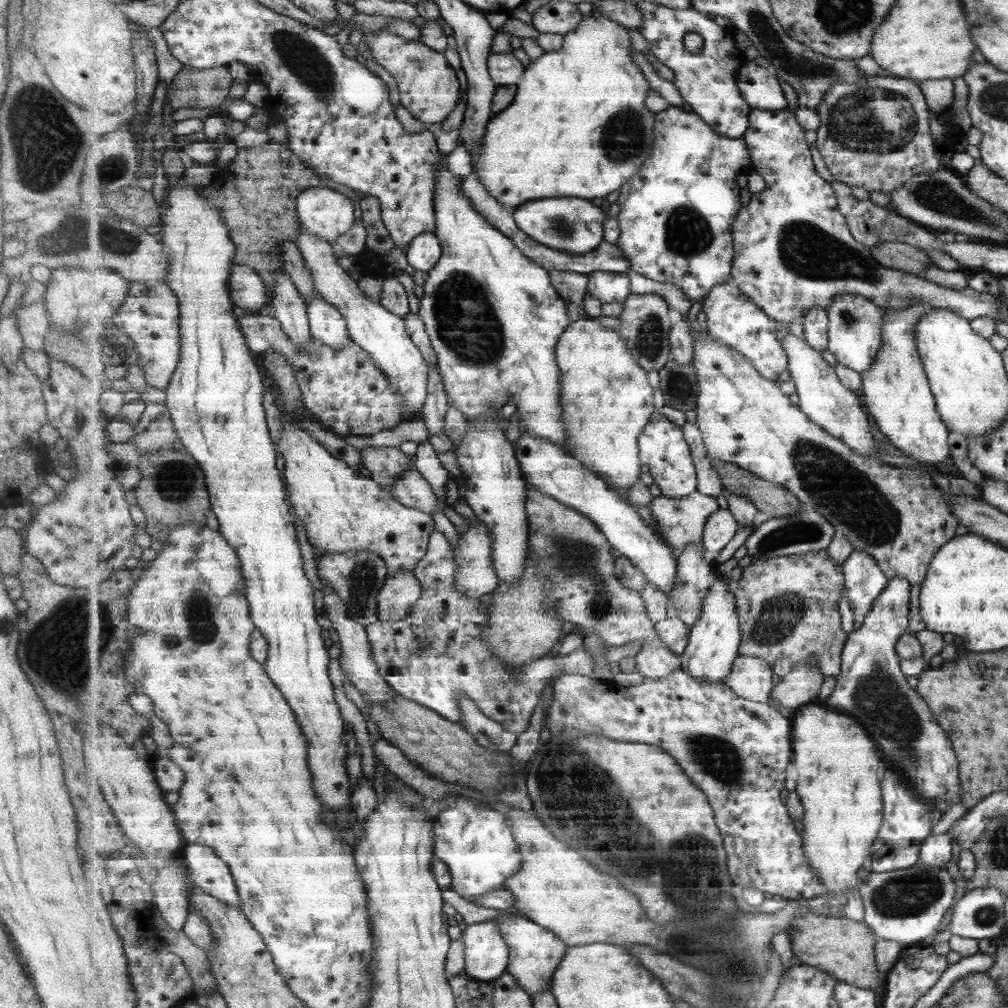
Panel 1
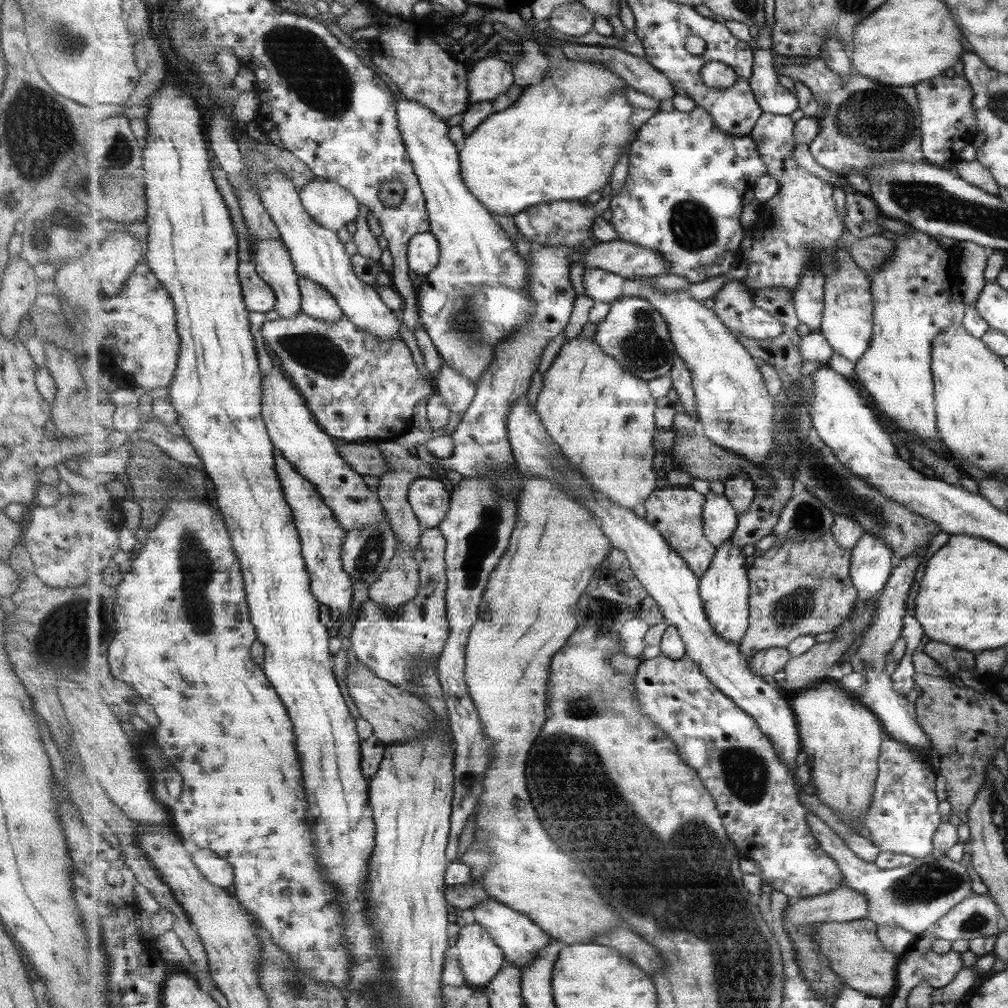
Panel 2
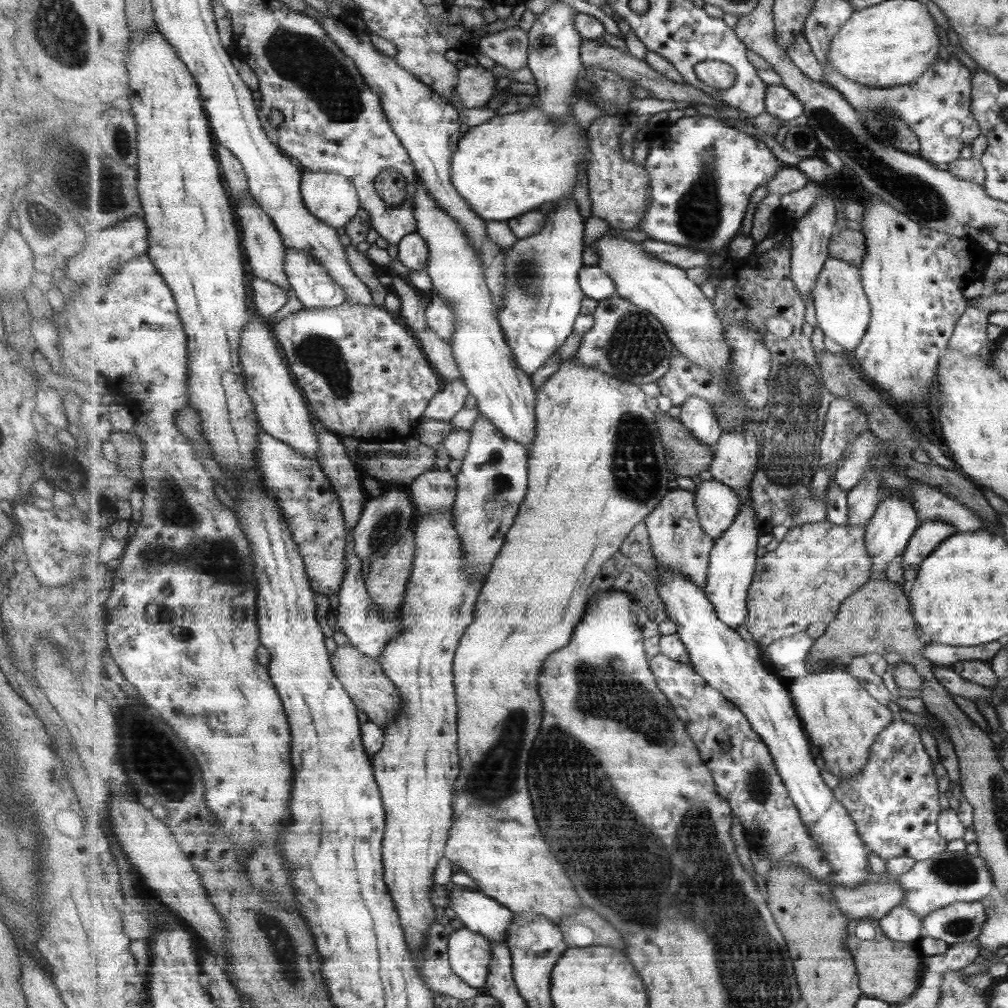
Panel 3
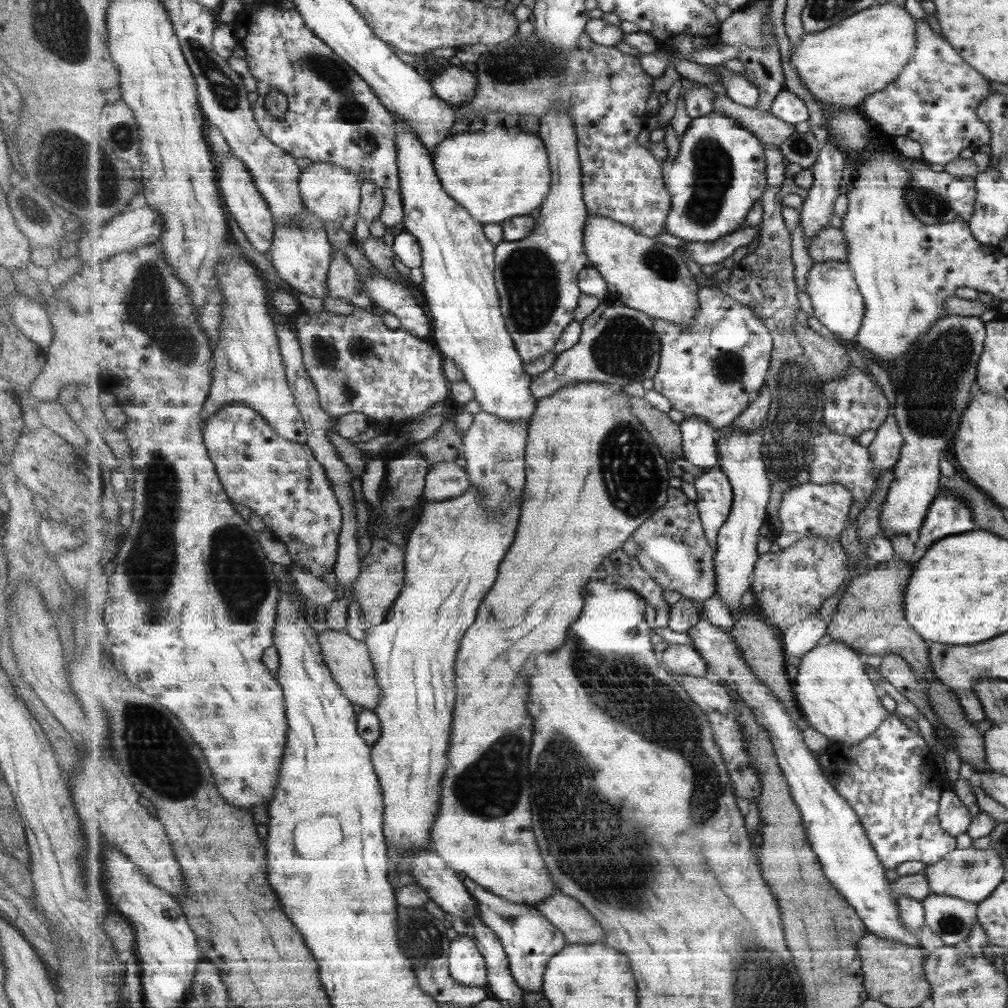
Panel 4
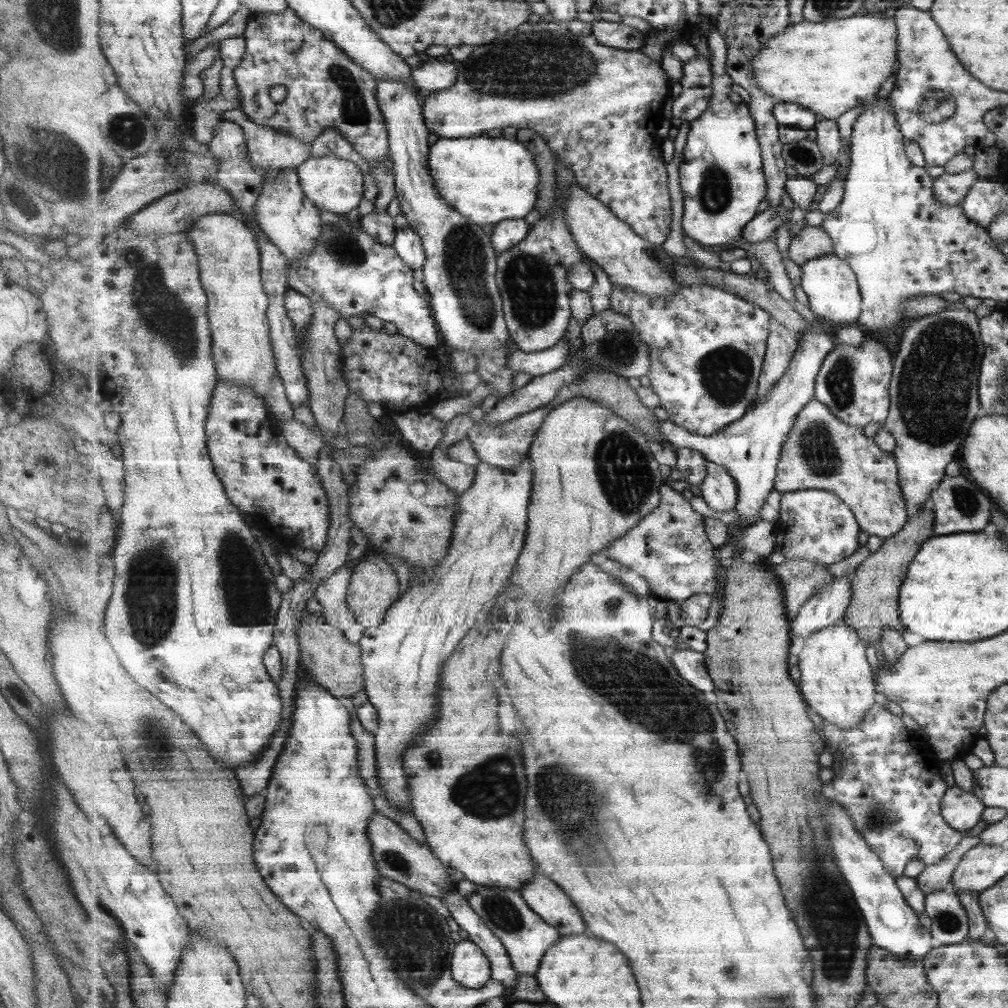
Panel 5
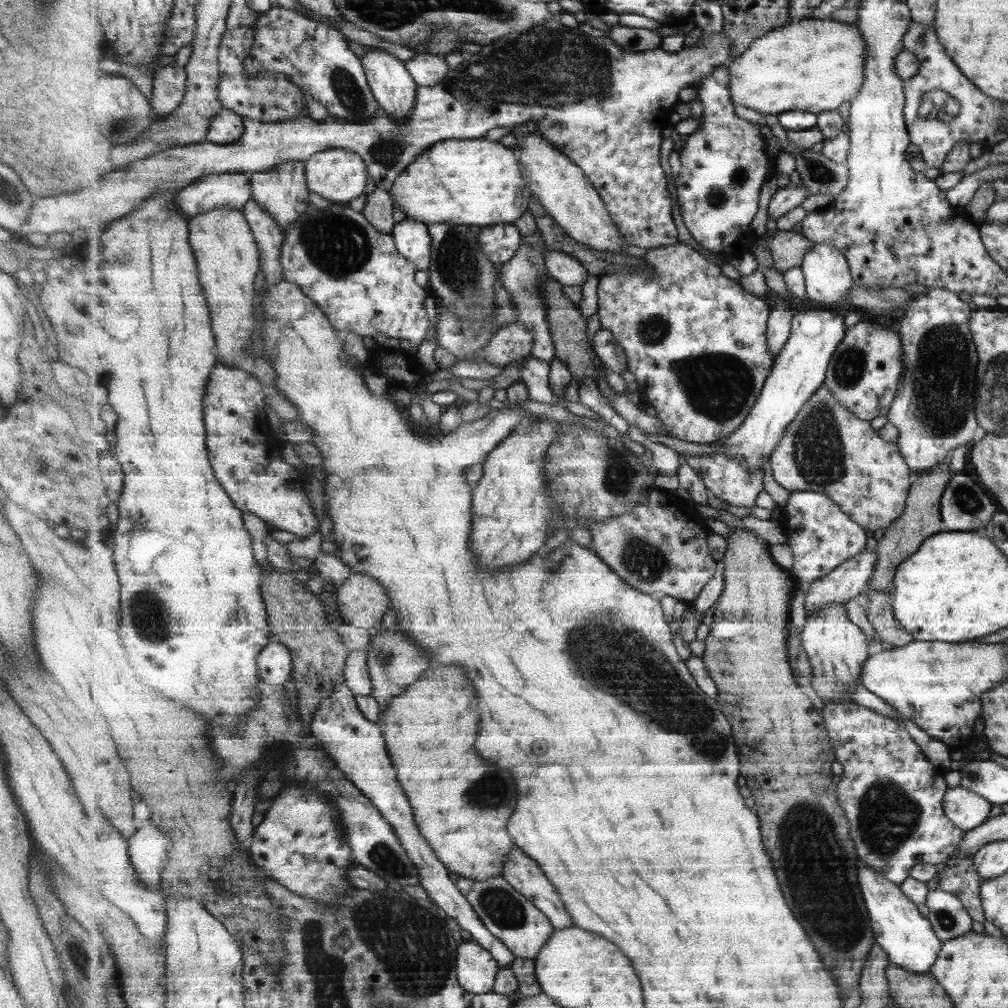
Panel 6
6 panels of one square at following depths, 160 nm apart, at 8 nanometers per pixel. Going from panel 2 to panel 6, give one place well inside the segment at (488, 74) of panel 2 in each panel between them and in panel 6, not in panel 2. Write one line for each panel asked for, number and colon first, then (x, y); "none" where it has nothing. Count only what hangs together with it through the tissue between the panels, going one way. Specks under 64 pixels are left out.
3: (477, 85)
4: (457, 85)
5: (434, 75)
6: (427, 69)

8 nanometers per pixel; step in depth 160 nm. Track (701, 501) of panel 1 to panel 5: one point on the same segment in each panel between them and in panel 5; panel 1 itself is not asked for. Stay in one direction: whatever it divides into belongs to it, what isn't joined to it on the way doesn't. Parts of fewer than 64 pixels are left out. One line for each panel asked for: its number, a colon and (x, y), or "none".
2: (677, 512)
3: (678, 540)
4: (674, 548)
5: (669, 548)

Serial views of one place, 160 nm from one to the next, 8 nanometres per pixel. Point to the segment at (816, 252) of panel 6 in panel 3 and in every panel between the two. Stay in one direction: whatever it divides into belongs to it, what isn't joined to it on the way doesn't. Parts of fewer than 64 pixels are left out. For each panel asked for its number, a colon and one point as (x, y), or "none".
3: (843, 310)
4: (838, 303)
5: (832, 287)

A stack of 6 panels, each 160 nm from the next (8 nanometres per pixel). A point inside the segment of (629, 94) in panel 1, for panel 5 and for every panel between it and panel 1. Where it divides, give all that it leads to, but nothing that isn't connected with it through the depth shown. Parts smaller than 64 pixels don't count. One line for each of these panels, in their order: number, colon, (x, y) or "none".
2: (561, 140)
3: (512, 164)
4: (496, 174)
5: (489, 180)

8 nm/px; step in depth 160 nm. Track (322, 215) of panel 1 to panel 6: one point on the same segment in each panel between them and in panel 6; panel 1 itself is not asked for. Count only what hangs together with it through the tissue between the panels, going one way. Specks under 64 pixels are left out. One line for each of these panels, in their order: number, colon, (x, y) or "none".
2: (330, 204)
3: (332, 197)
4: (330, 191)
5: (334, 184)
6: (339, 175)

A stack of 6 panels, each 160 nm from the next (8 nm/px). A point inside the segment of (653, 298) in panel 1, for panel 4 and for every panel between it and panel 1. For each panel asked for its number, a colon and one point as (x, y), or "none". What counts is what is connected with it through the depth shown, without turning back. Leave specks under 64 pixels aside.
2: (635, 333)
3: (627, 342)
4: (619, 345)

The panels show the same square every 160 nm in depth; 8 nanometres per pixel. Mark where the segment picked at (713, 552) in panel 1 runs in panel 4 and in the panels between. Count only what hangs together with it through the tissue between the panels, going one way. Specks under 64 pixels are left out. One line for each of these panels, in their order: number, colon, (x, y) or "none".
2: (721, 520)
3: (718, 505)
4: (715, 495)

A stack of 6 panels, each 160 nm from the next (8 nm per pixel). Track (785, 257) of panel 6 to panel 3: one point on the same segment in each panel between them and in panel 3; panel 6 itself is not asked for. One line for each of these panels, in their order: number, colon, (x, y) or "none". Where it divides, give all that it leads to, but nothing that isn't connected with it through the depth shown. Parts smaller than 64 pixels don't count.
3: (849, 245)
4: (831, 244)
5: (812, 242)

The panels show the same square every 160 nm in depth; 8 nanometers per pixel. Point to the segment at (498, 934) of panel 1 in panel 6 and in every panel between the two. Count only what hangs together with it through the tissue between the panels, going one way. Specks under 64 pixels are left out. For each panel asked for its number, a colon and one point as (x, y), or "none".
2: (482, 959)
3: (471, 954)
4: (468, 965)
5: (470, 966)
6: (477, 969)

